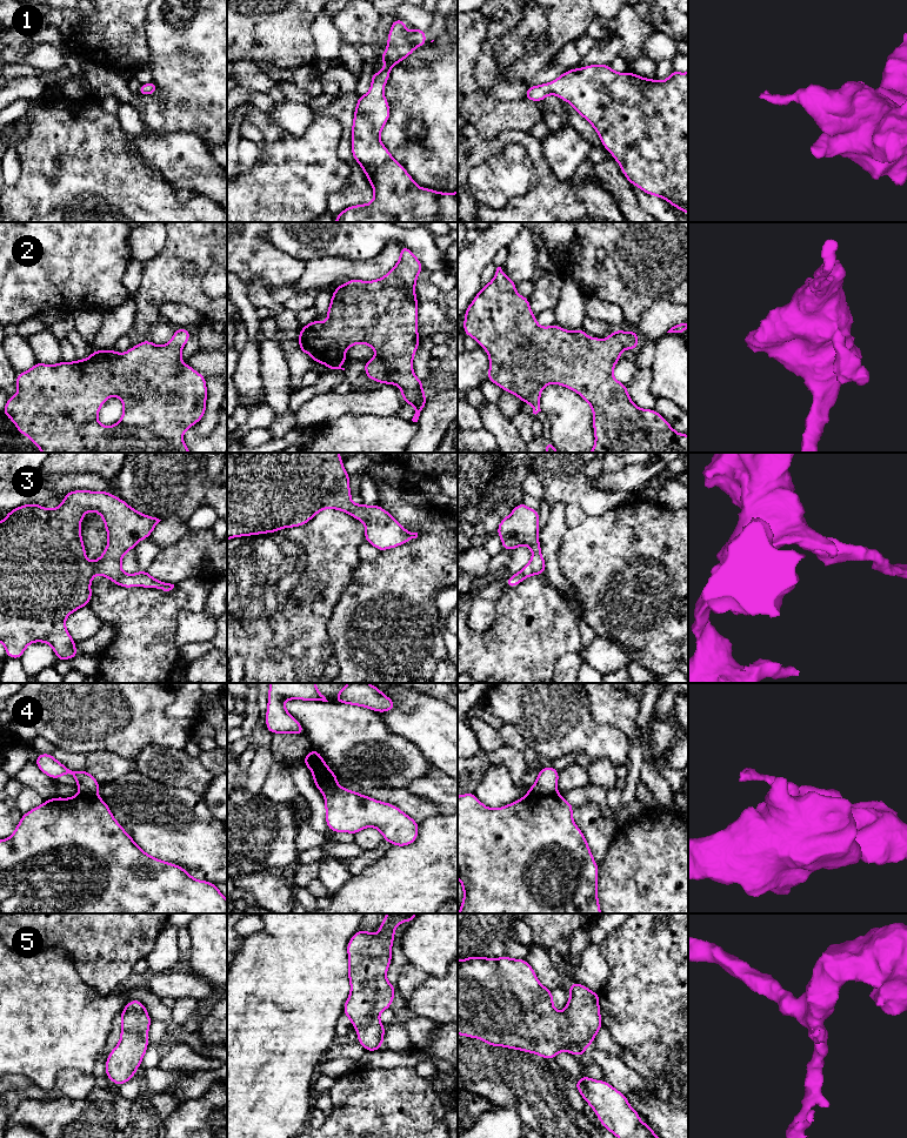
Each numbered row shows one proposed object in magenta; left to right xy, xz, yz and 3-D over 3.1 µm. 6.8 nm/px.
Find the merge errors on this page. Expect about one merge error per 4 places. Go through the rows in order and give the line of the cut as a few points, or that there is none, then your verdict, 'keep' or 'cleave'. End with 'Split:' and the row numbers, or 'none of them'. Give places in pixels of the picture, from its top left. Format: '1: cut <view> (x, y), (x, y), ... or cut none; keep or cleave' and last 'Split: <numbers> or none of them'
1: cut none; keep
2: cut none; keep
3: cut none; keep
4: cut yz (529, 789), (537, 794), (555, 794); cleave
5: cut none; keep
Split: 4

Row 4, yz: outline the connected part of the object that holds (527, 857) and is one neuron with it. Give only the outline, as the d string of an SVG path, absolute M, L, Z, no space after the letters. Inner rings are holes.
M531 790L521 799L498 809L483 805L474 792L458 796L458 878L463 888L463 901L459 913L601 913L598 901L599 866L582 831L573 821L573 806L559 794L539 795Z

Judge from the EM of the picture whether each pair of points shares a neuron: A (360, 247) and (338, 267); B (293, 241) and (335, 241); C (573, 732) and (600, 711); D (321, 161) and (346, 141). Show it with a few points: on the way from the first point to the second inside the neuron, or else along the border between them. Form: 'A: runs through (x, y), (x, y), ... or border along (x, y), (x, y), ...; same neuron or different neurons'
A: border along (374, 255), (369, 259), (319, 259); different neurons
B: runs through (304, 241), (325, 241); same neuron
C: border along (587, 695), (591, 716), (618, 728); different neurons
D: border along (340, 122), (338, 156), (349, 166), (349, 174); different neurons

